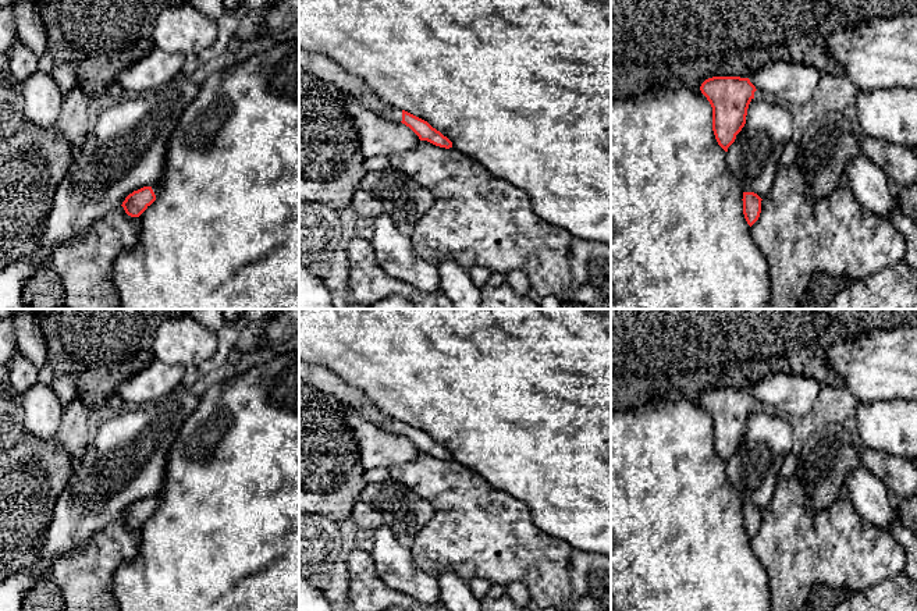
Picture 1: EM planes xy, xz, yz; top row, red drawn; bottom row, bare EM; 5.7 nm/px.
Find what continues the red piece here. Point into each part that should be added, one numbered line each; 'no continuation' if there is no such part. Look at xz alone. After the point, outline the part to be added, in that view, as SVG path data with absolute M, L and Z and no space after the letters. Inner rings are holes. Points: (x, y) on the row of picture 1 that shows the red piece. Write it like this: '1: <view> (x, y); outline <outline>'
1: xz (393, 113); outline M390 107L376 114L384 120L397 121L397 122L402 121L402 110L399 107Z

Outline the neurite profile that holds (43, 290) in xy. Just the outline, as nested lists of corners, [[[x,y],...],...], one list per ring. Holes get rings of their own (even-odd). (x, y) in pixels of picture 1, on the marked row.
[[[51,264],[33,270],[24,284],[22,302],[25,309],[70,309],[61,278]]]

